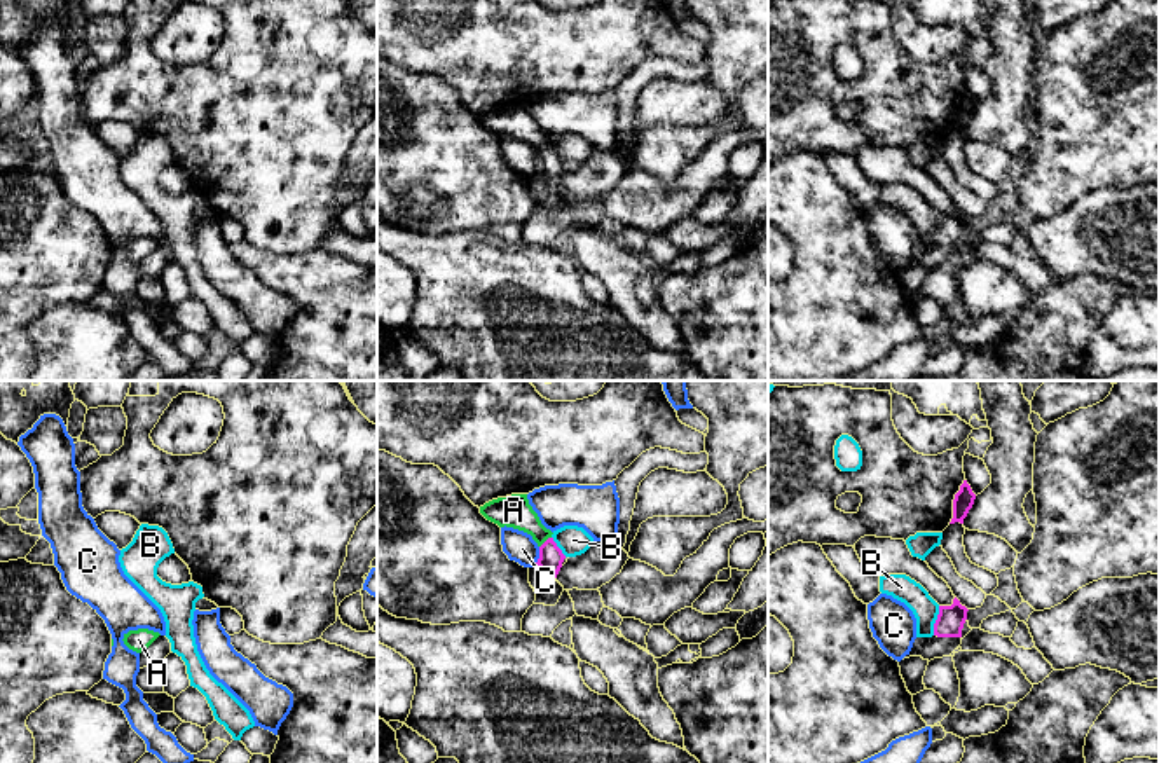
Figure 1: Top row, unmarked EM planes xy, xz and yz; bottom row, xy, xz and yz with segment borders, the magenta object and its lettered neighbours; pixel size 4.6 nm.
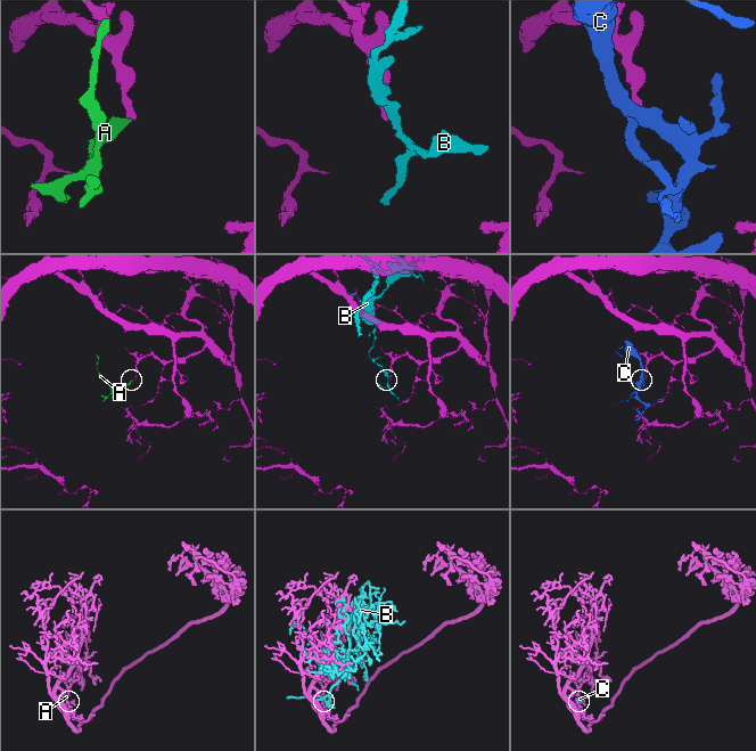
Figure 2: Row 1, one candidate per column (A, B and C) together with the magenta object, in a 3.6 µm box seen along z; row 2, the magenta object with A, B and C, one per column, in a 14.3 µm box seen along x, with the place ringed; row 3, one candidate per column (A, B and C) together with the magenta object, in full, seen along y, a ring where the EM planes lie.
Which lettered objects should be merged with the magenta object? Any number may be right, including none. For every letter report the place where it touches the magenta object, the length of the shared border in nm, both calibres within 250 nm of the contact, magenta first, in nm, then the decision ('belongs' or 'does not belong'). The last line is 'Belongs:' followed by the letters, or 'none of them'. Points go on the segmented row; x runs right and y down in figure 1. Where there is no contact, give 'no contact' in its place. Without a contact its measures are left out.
A: contact xz (545, 542); length 80 nm; calibres 110 and 150 nm; belongs
B: contact yz (936, 620); length 140 nm; calibres 130 and 120 nm; does not belong
C: contact xz (540, 556); length 80 nm; calibres 110 and 140 nm; does not belong
Belongs: A

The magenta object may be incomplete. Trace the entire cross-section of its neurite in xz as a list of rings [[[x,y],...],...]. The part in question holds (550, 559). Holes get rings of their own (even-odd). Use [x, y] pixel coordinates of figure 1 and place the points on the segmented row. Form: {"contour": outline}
{"contour": [[[527,494],[492,499],[480,506],[480,513],[499,527],[506,526],[531,534],[539,546],[536,564],[550,576],[557,578],[566,555],[553,541],[553,533],[541,524],[538,513],[529,505]]]}

